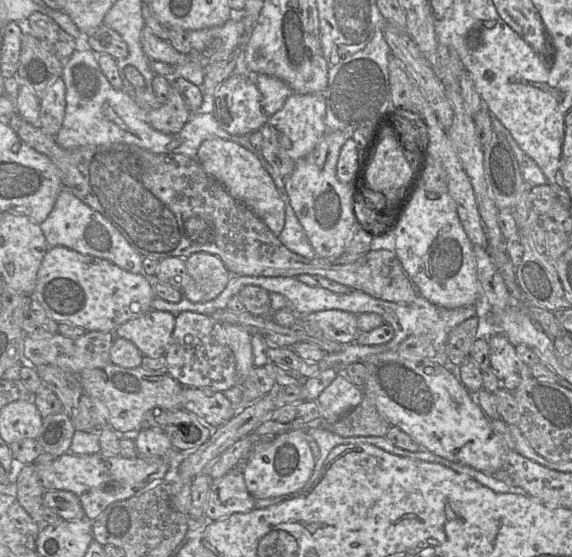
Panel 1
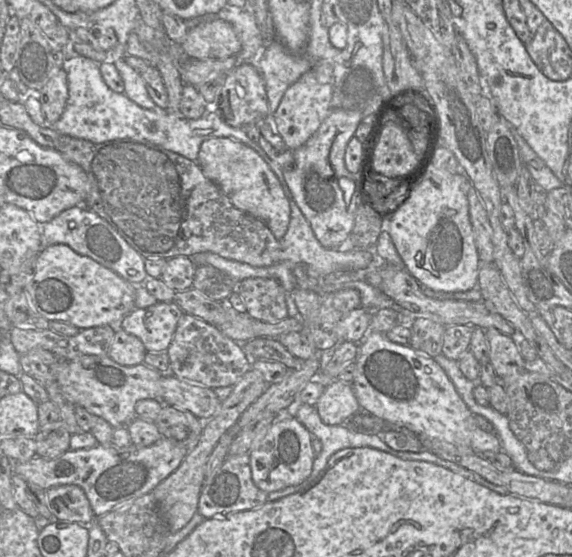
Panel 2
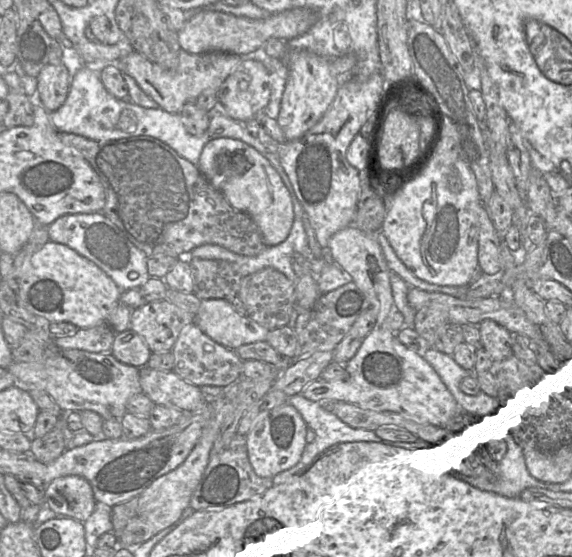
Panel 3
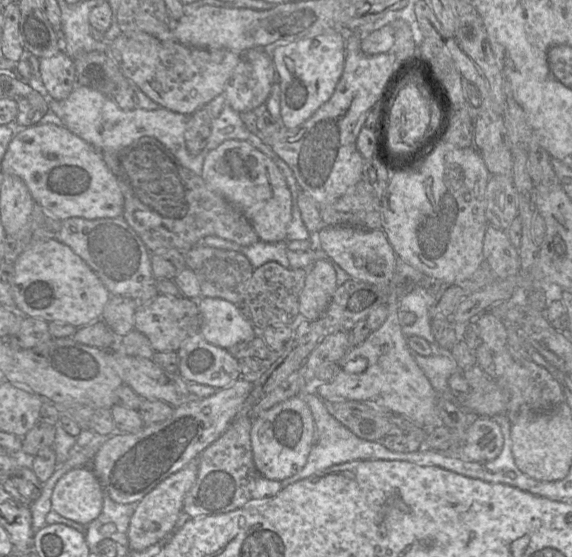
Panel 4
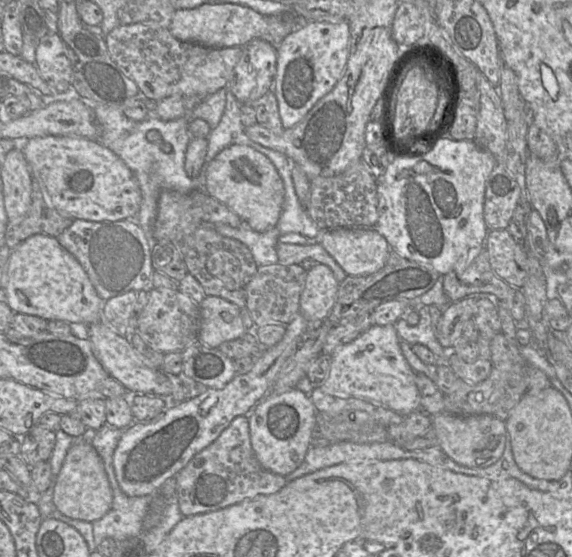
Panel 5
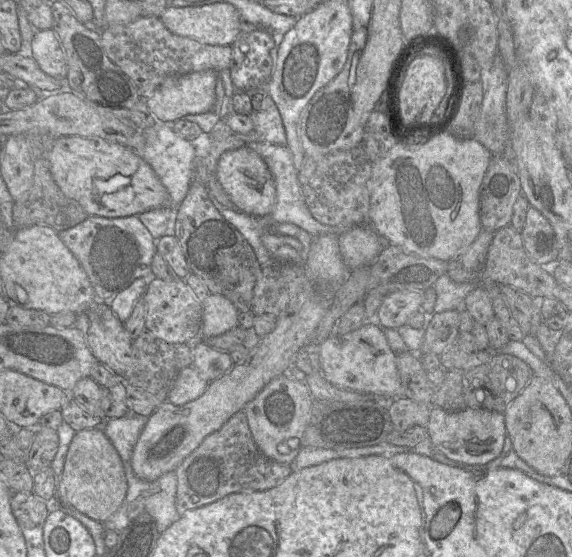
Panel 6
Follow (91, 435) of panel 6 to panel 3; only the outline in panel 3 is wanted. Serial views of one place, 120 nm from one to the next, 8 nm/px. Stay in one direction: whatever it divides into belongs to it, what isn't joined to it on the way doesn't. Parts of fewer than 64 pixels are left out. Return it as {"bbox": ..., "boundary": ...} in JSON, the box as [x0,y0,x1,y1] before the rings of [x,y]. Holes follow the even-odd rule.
{"bbox":[46,475,96,523],"boundary":[[[69,475],[47,485],[46,503],[59,517],[84,523],[94,512],[96,499],[91,484],[85,478]]]}

